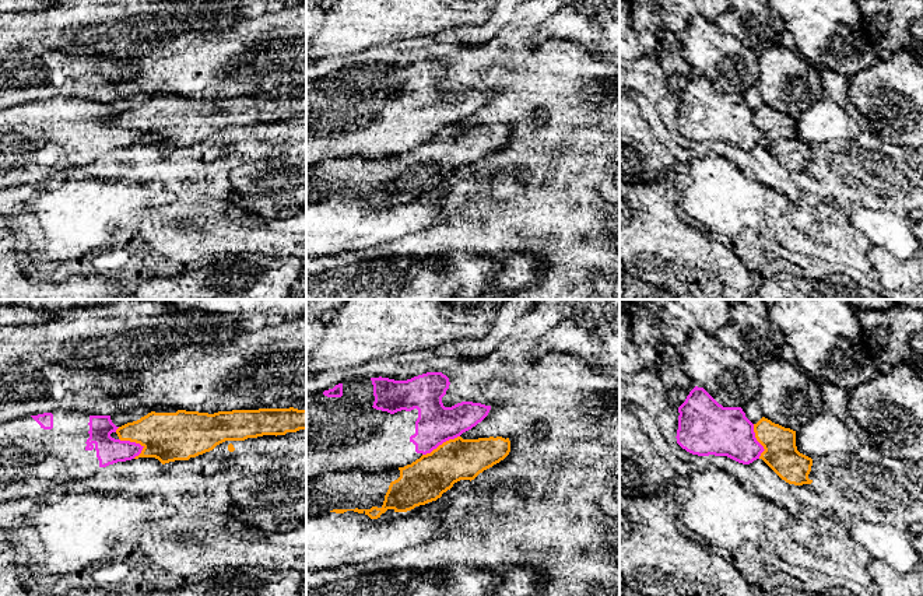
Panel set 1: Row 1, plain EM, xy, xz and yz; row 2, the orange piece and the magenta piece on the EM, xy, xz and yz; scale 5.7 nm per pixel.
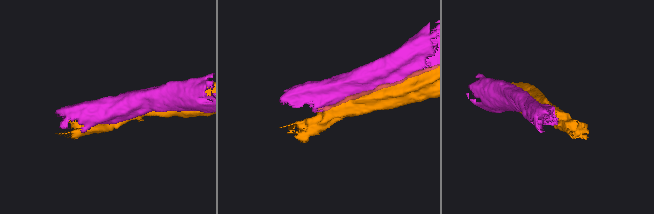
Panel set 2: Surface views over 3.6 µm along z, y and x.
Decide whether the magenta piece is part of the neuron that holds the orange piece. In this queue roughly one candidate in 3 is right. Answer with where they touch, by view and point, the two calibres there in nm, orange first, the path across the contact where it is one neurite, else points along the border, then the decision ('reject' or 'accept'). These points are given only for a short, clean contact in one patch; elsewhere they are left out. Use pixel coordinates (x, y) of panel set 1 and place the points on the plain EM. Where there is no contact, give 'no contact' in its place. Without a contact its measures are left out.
contact xy (132, 128); calibres 280 and 150 nm; reject

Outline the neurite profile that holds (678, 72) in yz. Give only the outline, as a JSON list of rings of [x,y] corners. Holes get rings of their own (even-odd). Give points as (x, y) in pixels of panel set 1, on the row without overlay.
[[[657,31],[657,49],[653,55],[667,76],[671,92],[680,94],[695,74],[692,66],[681,55],[680,36],[670,31]]]

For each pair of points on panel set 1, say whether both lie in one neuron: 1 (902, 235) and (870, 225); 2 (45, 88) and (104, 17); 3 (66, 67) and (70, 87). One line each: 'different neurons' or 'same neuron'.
1: same neuron
2: different neurons
3: same neuron

